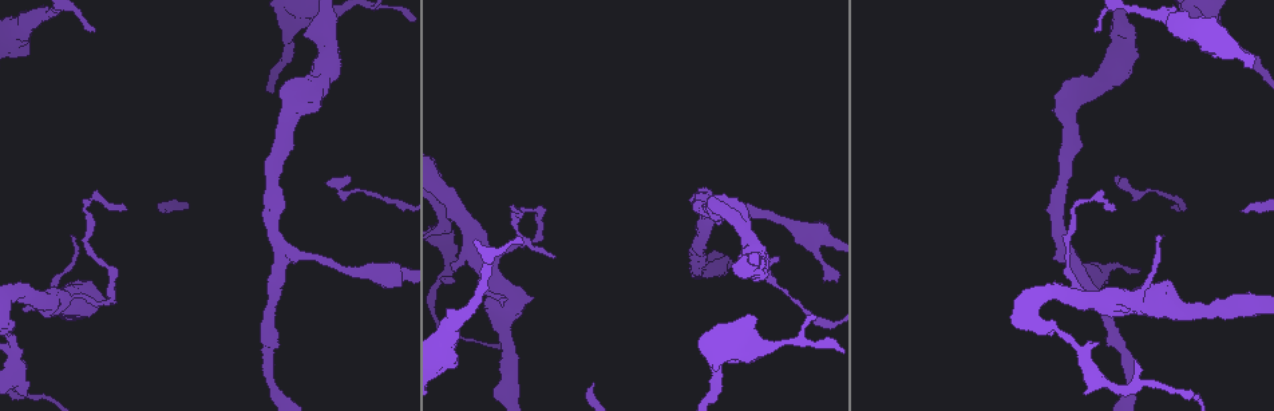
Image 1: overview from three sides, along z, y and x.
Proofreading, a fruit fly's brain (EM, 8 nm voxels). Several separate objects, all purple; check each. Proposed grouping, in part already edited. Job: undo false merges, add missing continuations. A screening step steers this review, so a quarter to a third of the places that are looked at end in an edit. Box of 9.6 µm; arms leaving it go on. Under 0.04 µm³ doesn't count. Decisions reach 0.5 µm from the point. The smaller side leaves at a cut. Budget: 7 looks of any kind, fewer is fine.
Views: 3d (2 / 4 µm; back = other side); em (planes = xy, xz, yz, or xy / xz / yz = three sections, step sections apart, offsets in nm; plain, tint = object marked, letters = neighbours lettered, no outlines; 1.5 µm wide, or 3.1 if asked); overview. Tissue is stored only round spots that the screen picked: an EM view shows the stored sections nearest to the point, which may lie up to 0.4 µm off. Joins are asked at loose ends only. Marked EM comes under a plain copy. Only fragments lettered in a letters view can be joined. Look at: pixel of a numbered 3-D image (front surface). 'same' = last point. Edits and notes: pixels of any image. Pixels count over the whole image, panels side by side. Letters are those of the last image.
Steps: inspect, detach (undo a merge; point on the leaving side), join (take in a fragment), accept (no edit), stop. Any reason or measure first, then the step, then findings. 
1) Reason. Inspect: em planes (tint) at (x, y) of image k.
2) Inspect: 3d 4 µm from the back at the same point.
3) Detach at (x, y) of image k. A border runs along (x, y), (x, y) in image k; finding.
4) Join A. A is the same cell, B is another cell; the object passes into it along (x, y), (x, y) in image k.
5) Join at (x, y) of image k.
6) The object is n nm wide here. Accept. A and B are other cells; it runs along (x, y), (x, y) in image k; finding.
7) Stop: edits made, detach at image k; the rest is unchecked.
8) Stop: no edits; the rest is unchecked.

Free end. Inspect: 3d 2 µm at (73, 234) of image 1.

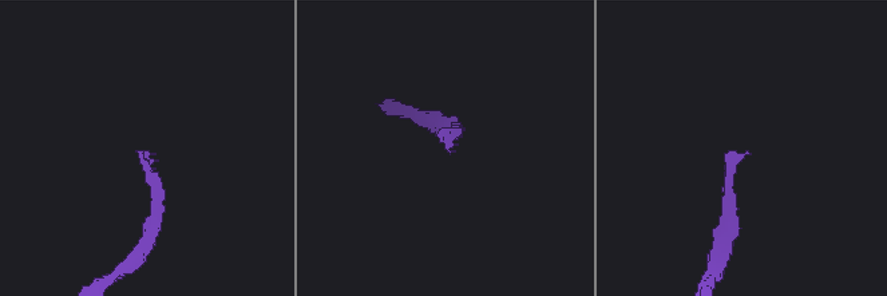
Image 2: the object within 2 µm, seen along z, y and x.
Inspect: em xy step 8 (letters) at (733, 153) of image 2.

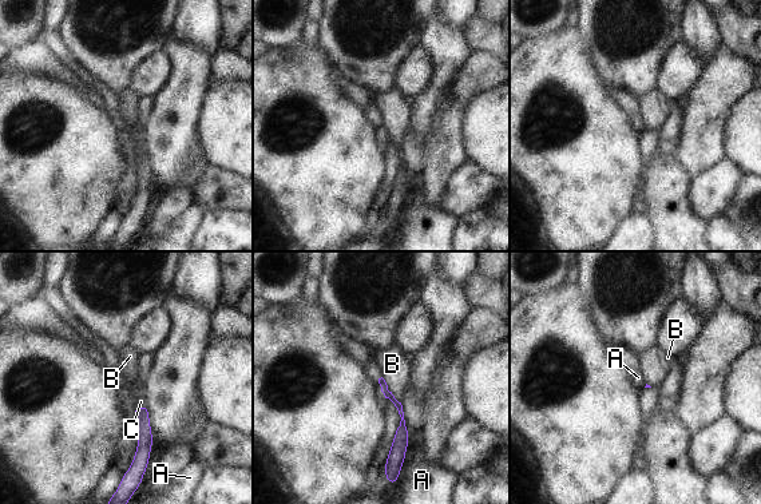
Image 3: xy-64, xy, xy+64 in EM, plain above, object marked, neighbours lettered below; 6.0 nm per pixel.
Join B. B is the same cell, A and C are other cells; it goes on there.

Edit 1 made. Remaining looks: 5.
Redraw. Inspect: overview.

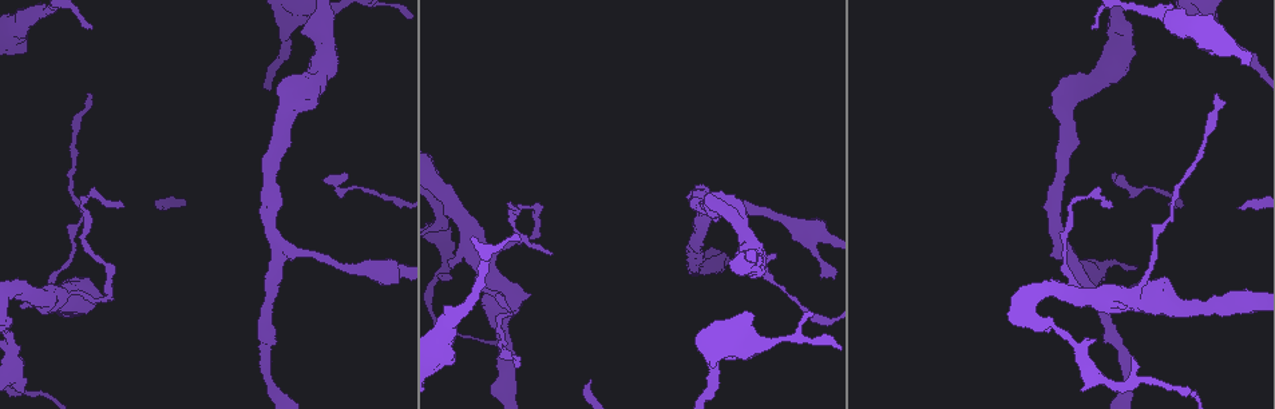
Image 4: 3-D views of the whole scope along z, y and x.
Abrupt turn. Inspect: 3d 4 µm at (11, 351) of image 4.

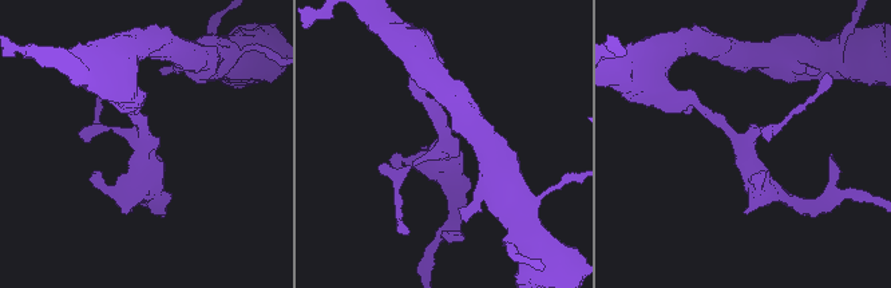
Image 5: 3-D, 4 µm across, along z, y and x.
Now the EM. Inspect: em planes (tint) at (745, 148) of image 5.

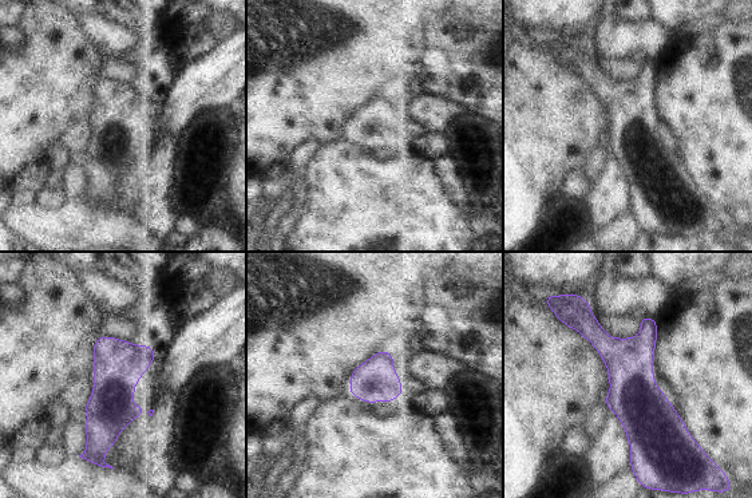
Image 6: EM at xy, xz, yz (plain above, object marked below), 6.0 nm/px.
Inspect: em planes (letters) at the same point.

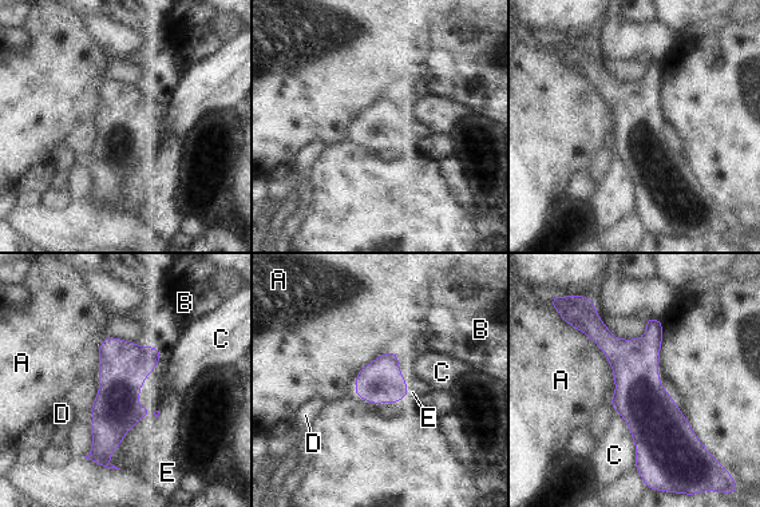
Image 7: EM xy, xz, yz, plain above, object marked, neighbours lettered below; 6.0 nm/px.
Accept. A, B, C, D and E are other cells; it runs along (590, 308), (634, 368), (644, 452) in image 7; one neuron here.

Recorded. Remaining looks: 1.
Stop: edits made, join at image 3; the rest is unchecked.

